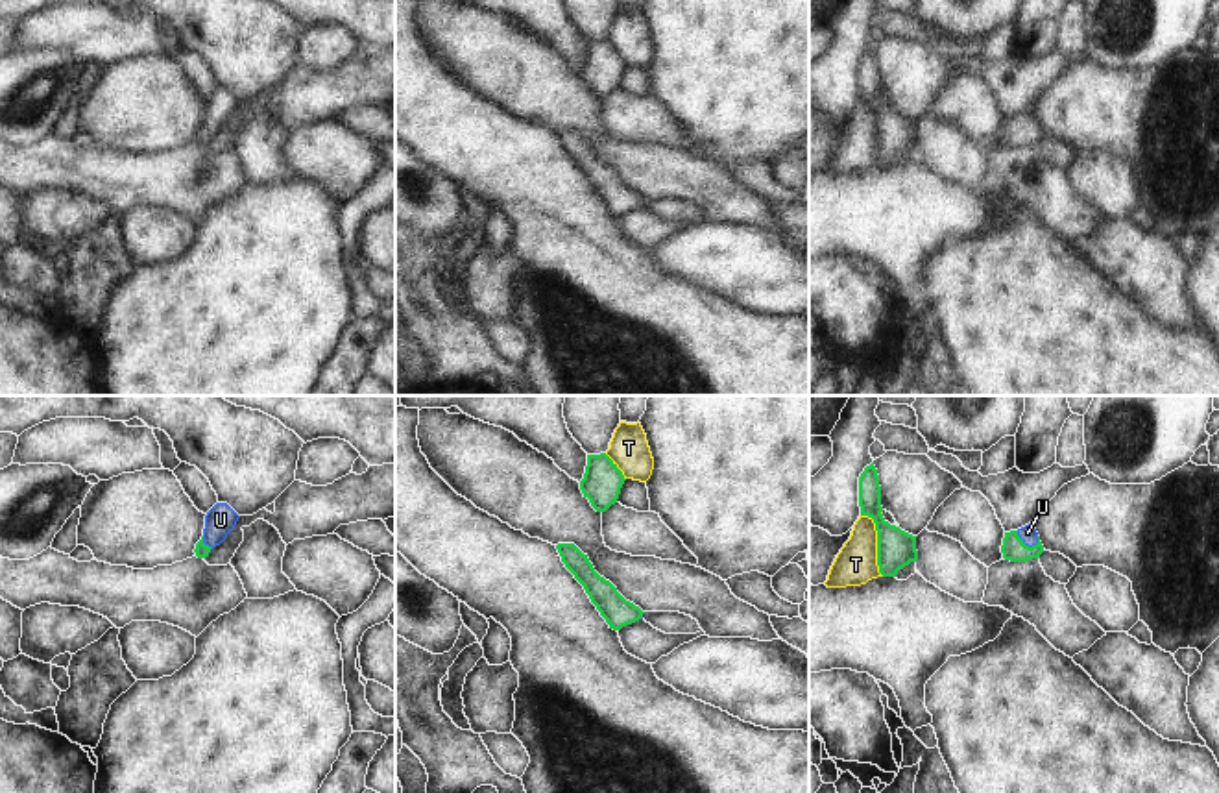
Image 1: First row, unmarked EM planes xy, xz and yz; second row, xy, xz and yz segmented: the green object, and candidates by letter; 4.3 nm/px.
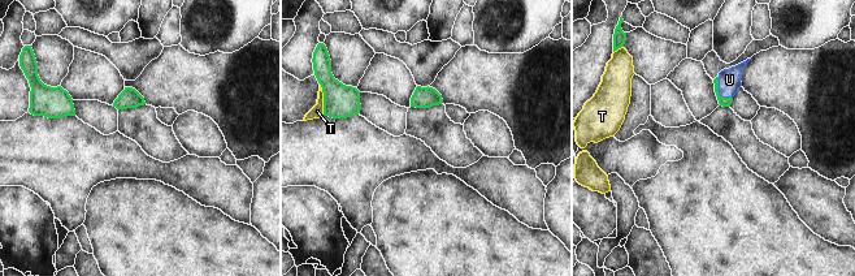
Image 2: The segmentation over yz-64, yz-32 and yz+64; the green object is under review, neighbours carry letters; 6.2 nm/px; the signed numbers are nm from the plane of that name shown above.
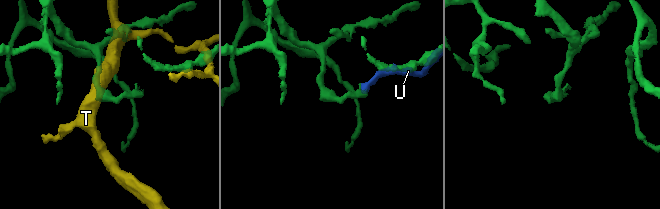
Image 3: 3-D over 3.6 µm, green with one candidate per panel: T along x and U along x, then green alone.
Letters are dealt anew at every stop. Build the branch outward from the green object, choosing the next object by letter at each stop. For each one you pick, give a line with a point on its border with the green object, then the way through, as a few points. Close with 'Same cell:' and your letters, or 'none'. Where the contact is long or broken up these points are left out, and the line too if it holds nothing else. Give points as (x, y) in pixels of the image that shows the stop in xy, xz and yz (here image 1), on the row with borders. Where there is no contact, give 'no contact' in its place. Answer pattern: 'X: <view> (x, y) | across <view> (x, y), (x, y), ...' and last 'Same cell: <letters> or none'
U: yz (1024, 544) | across yz (1014, 549), (1024, 544), (1027, 533)
Same cell: U

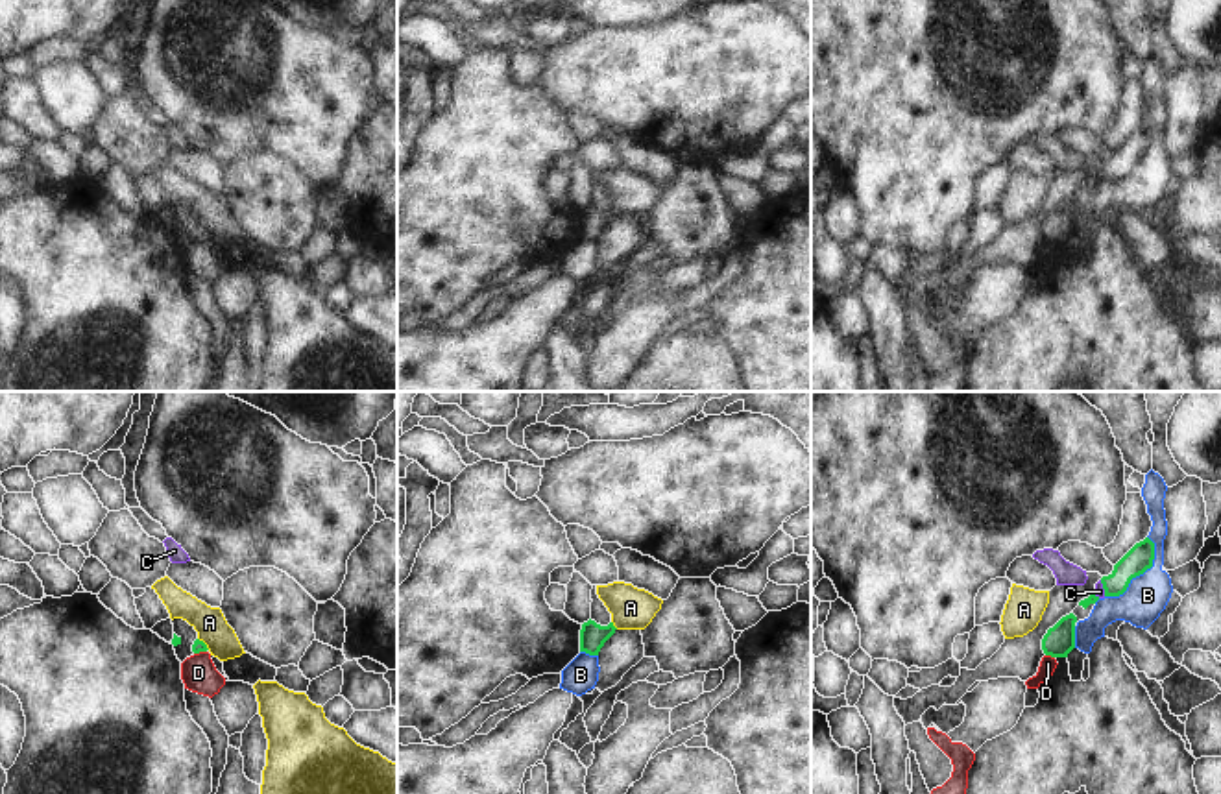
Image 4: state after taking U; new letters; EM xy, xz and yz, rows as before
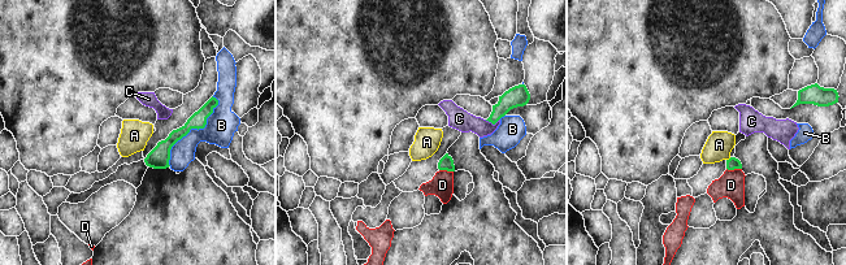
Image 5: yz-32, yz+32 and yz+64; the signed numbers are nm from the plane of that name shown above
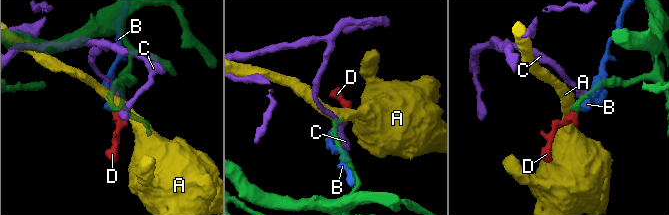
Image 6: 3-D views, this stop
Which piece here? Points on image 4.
Same cell: none

